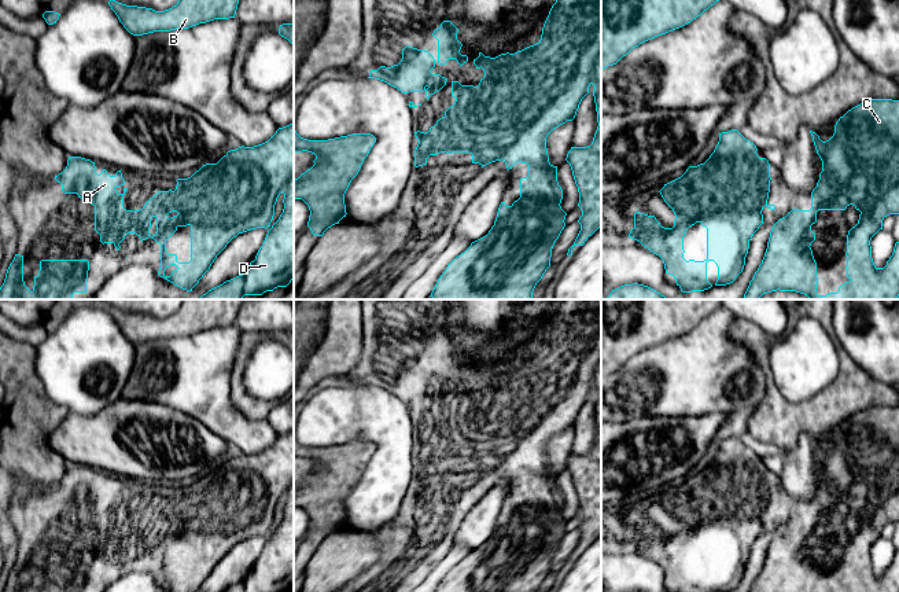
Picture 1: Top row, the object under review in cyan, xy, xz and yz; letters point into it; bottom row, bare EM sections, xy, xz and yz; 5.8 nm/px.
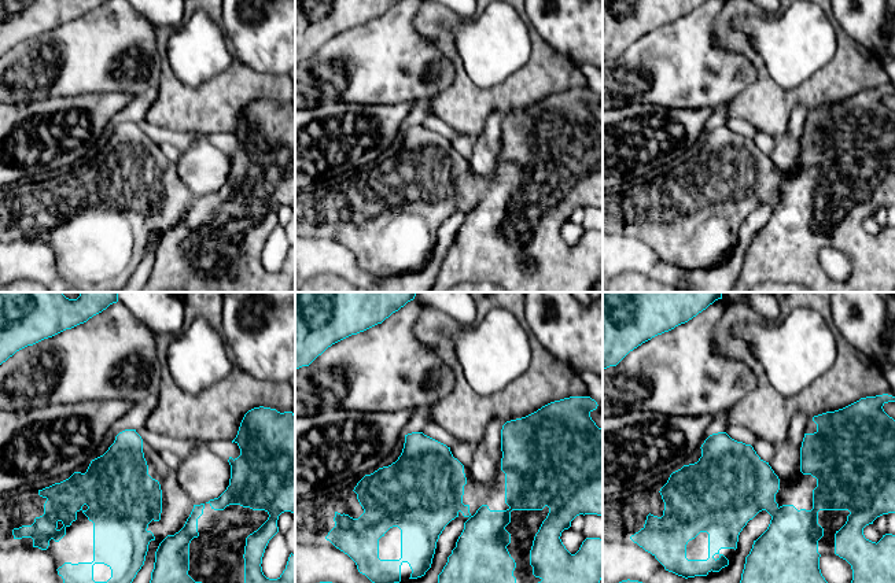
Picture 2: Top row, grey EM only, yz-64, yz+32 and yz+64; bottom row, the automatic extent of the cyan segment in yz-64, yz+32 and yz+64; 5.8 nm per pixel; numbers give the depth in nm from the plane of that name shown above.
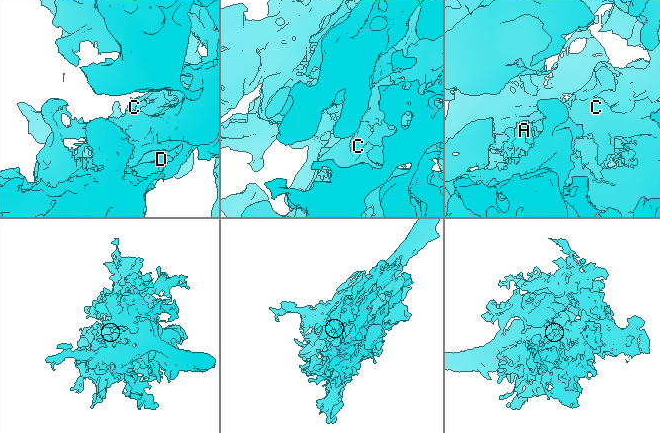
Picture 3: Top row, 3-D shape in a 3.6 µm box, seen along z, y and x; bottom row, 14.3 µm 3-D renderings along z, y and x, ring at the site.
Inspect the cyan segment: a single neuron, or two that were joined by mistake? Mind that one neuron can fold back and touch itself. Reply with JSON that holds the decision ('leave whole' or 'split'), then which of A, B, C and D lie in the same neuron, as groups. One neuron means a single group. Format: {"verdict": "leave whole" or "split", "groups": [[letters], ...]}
{"verdict": "leave whole", "groups": [["A", "B", "C", "D"]]}

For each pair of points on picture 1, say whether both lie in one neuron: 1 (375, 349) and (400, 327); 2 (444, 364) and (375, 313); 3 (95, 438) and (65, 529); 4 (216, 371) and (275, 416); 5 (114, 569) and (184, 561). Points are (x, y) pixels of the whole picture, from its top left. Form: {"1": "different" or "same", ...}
{"1": "same", "2": "same", "3": "different", "4": "different", "5": "same"}

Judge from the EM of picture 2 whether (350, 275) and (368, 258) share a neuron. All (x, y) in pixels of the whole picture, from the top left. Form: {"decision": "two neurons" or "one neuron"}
{"decision": "two neurons"}

